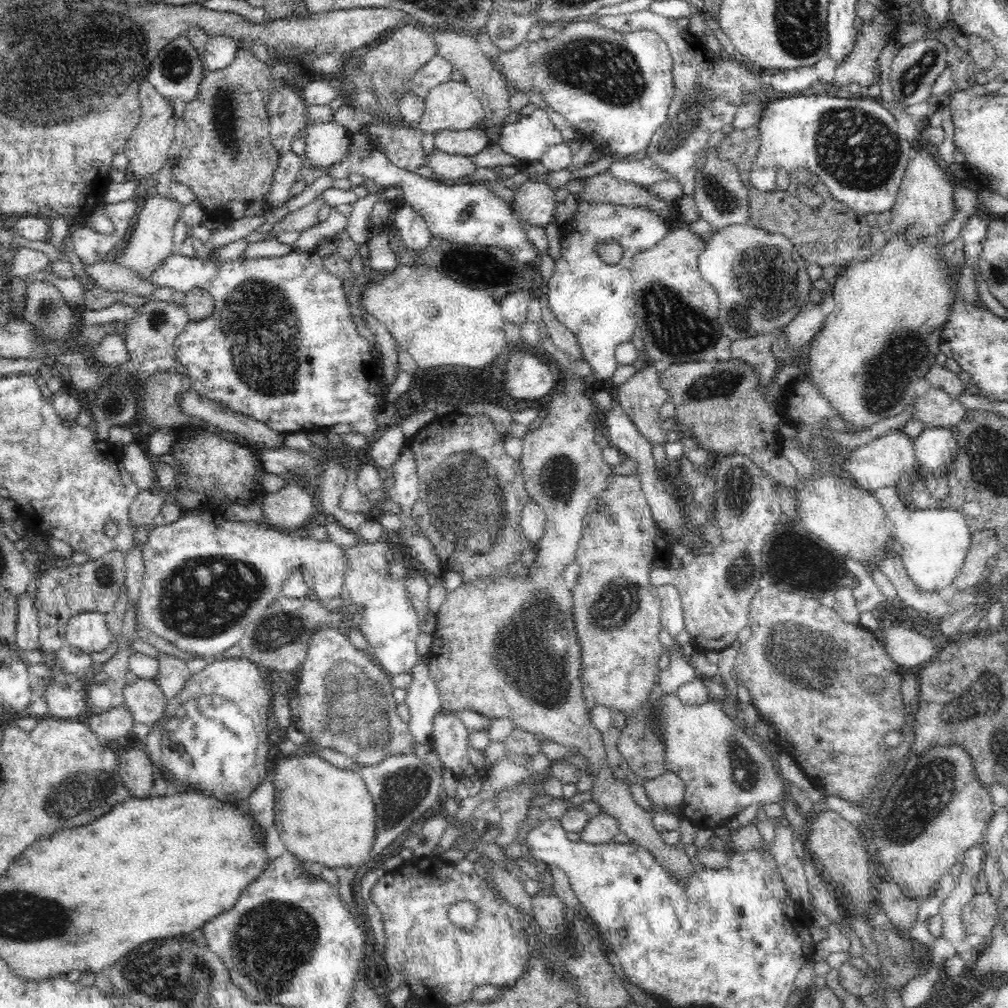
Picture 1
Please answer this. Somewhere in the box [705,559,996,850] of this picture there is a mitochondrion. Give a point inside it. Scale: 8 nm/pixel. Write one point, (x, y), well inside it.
(807, 657)

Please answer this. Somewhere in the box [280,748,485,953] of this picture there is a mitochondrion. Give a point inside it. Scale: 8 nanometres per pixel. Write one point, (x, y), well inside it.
(402, 790)

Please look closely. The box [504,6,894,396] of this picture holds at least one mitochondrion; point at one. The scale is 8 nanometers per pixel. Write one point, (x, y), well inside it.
(607, 71)

